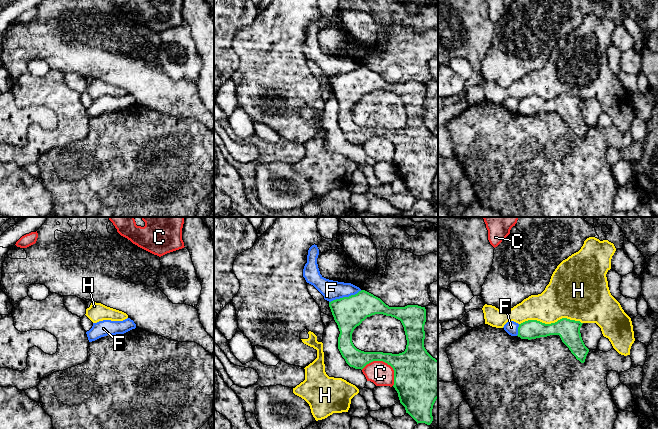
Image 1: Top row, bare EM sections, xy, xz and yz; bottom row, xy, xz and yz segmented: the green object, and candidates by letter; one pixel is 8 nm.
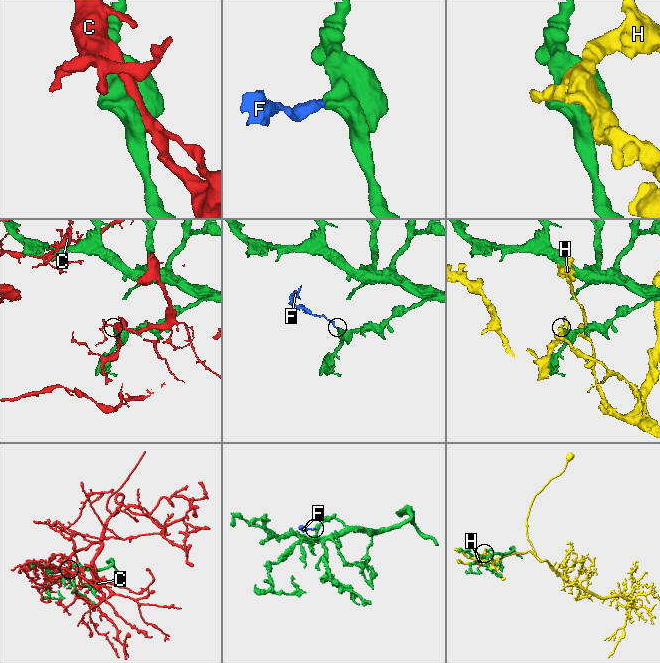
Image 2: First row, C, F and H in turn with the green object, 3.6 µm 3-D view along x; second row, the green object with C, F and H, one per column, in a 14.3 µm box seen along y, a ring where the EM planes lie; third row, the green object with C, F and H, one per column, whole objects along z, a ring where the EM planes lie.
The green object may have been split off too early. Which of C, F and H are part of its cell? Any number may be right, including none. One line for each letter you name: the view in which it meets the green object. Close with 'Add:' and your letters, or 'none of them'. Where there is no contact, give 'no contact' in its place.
Add: none of them

